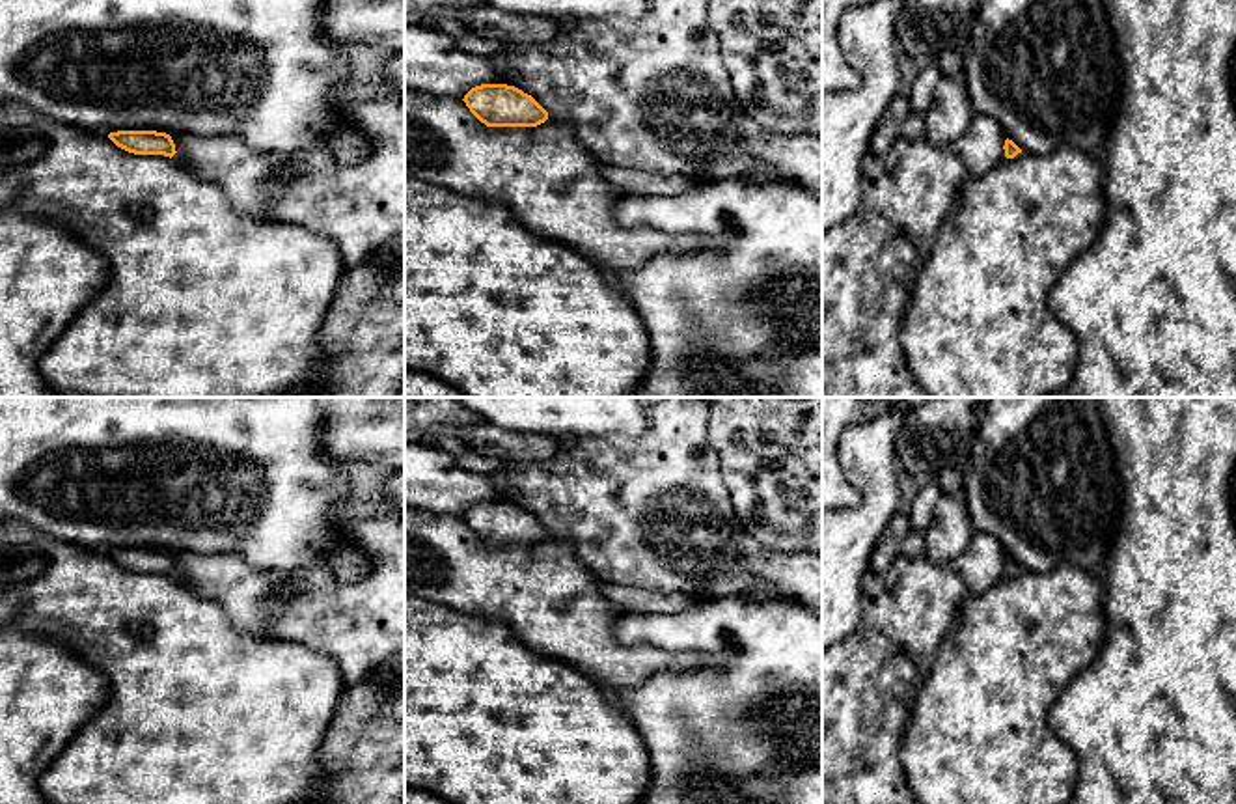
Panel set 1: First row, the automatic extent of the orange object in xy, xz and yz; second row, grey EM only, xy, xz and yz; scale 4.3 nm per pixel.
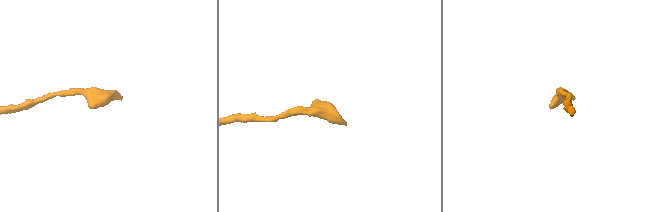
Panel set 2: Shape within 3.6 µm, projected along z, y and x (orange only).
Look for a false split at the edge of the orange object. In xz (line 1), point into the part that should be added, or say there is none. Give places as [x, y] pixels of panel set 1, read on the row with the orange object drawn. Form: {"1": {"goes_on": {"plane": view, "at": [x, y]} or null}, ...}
{"1": {"goes_on": null}}

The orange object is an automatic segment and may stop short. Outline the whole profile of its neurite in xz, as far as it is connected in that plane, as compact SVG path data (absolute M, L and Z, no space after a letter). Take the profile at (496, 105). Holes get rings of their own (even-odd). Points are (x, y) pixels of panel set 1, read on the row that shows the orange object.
M507 84L475 86L462 101L487 127L537 127L548 119L531 95Z

